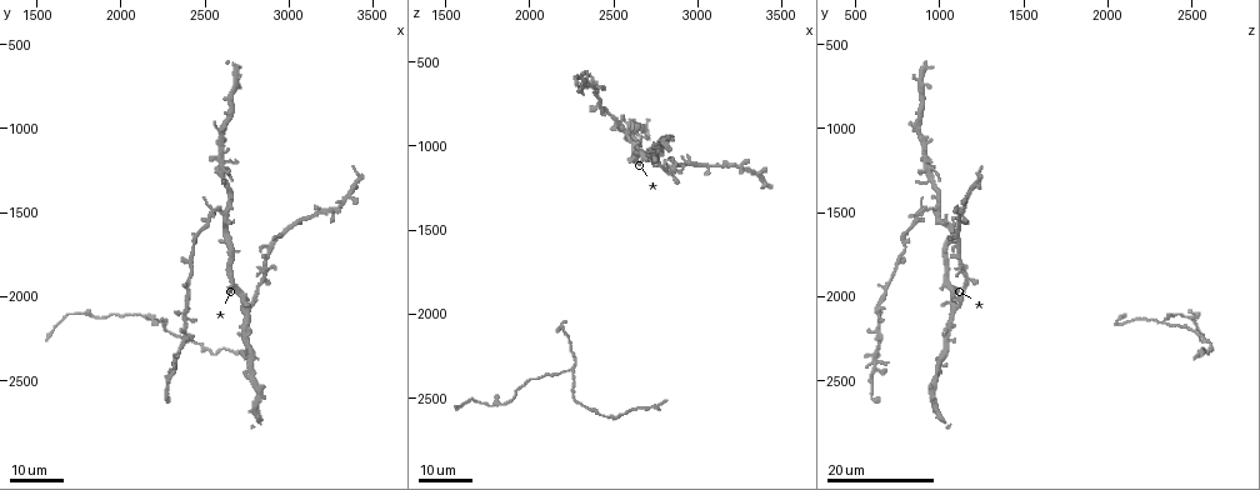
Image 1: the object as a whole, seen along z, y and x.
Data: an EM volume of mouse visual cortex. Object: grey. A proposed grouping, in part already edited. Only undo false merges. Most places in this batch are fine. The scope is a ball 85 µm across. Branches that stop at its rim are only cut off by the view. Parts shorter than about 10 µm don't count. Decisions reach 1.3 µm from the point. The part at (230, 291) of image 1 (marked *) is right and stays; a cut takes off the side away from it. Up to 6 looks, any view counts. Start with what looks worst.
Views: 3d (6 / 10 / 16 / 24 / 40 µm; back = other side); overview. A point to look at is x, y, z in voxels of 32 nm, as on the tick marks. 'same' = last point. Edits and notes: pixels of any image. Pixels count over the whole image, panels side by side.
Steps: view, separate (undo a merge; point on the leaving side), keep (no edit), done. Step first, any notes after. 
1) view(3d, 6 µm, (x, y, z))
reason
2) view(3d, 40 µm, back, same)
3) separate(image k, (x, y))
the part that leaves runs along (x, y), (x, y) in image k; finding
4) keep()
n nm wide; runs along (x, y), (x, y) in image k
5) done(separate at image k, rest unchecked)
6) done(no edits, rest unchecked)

view(3d, 24 µm, (2240, 2160, 2340))
arms part here

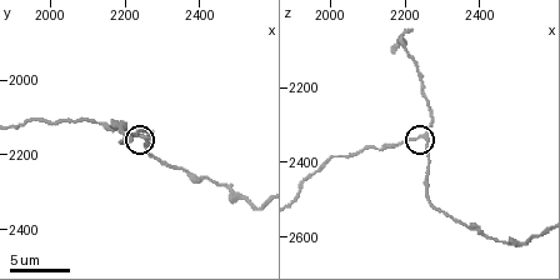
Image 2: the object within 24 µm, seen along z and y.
view(3d, 6 µm, (2240, 2160, 2340))

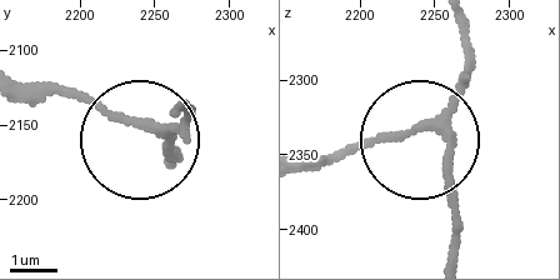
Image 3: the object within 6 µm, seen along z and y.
keep()
170 nm wide; all the same cell

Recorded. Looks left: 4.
view(3d, 16 µm, (2460, 1620, 800))
three-way junction

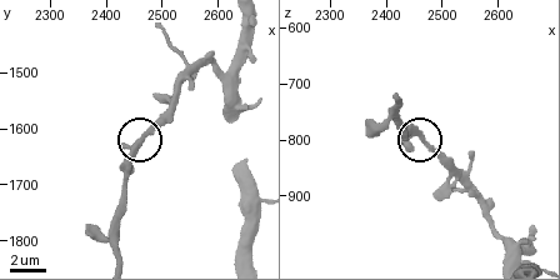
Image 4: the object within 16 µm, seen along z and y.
view(3d, 6 µm, (2450, 1630, 790))
zoom in

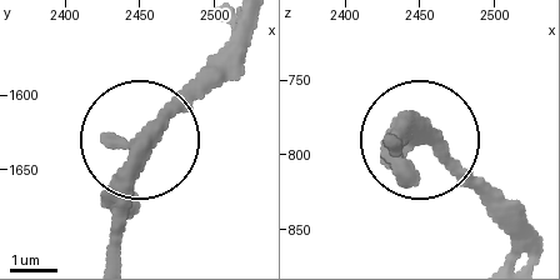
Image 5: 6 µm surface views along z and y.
keep()
3 arms; runs along (535, 249), (455, 169), (415, 145), (388, 145) in image 5; continuous, no second cell

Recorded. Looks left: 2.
view(3d, 10 µm, (2360, 2240, 2570))
thick turns thin

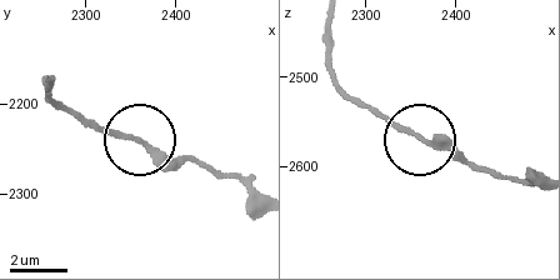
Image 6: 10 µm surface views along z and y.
keep()
runs along (328, 25), (328, 68), (343, 89), (476, 166) in image 6; continuous, no second cell

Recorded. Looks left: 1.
done(no edits, rest unchecked)

